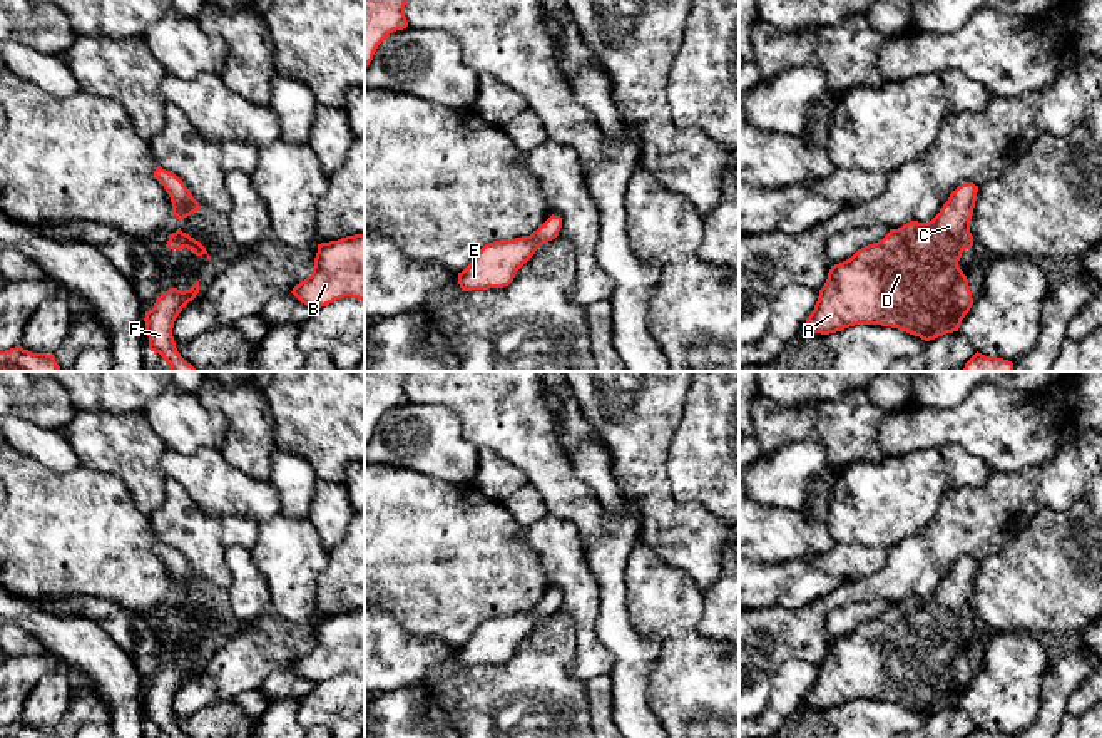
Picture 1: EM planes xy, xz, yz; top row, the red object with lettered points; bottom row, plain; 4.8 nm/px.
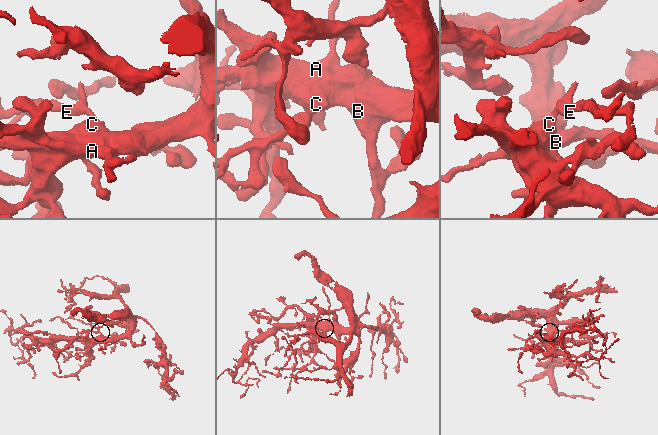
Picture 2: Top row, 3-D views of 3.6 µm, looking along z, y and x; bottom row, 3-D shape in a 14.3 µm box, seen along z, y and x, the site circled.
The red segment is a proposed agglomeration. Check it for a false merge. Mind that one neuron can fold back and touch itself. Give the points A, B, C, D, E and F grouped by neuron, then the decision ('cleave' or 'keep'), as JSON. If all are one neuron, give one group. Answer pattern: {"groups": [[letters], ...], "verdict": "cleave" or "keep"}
{"groups": [["A", "B", "C", "D", "E", "F"]], "verdict": "keep"}

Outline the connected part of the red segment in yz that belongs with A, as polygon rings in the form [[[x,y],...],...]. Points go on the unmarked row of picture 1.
[[[973,557],[958,561],[931,596],[910,596],[898,604],[890,604],[878,618],[831,641],[804,703],[829,710],[855,700],[881,700],[925,716],[958,706],[973,679],[968,654],[958,643],[958,636],[962,628],[973,621],[970,594],[977,567],[978,561]]]

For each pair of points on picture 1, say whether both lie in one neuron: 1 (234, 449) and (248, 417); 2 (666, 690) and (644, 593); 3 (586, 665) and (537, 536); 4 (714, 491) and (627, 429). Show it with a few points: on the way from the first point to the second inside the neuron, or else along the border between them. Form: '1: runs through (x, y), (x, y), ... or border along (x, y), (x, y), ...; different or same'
1: runs through (243, 444), (248, 439), (248, 425); same
2: runs through (674, 666), (674, 623), (668, 616); same
3: runs through (586, 633), (581, 589), (566, 568); same
4: border along (681, 420), (668, 459), (669, 479); different

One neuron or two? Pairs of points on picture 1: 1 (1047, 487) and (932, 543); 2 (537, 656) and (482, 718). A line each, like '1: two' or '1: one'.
1: one
2: one

